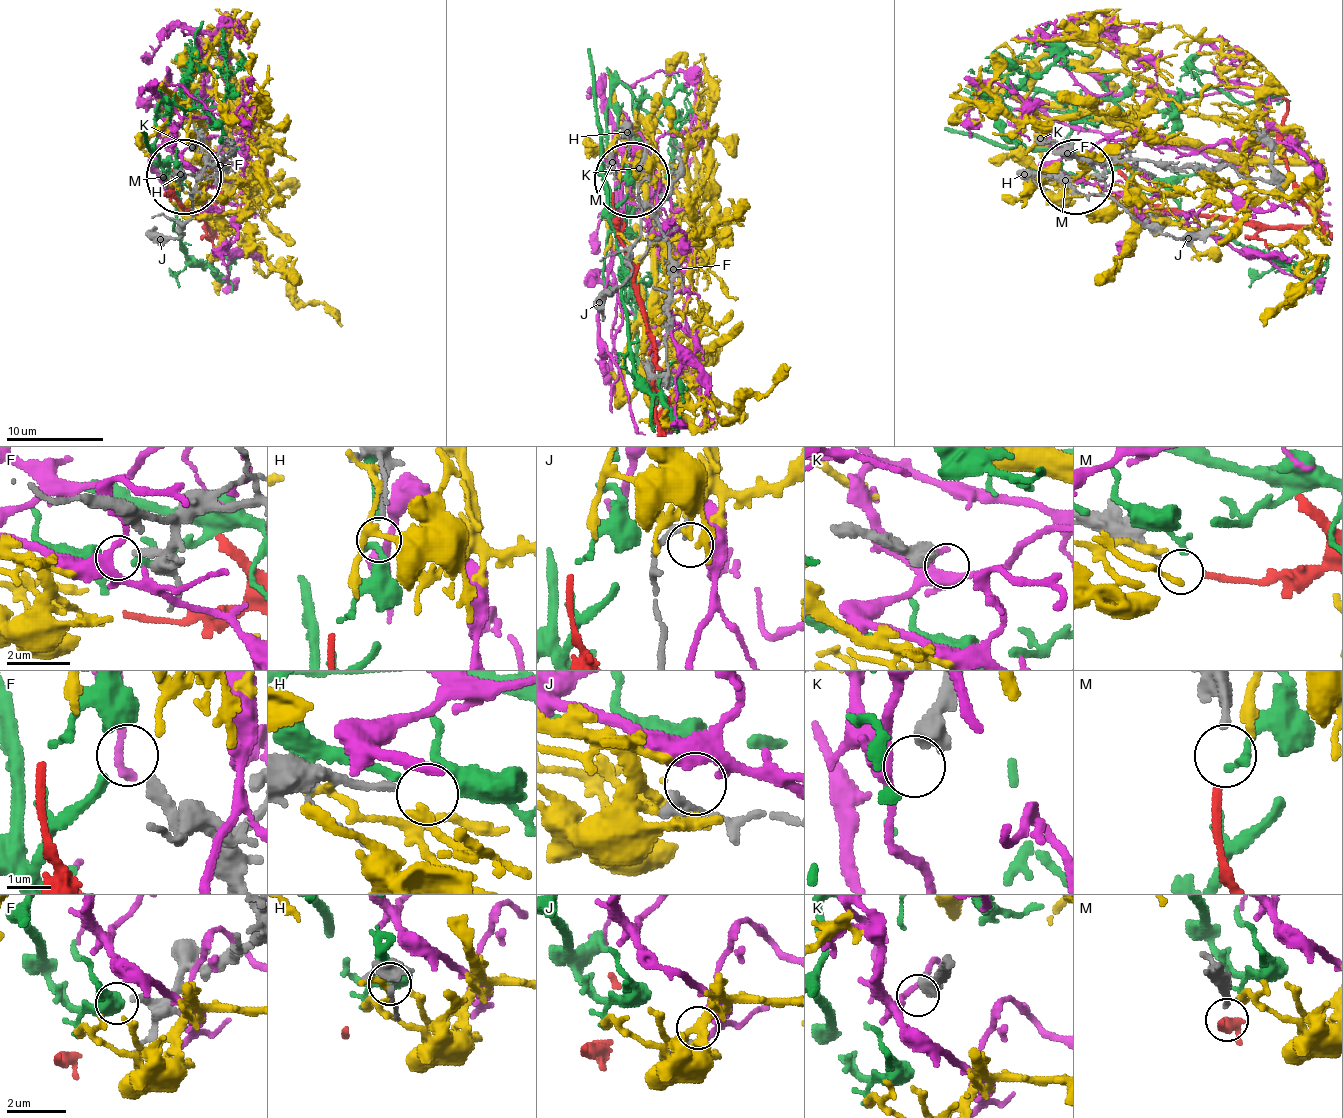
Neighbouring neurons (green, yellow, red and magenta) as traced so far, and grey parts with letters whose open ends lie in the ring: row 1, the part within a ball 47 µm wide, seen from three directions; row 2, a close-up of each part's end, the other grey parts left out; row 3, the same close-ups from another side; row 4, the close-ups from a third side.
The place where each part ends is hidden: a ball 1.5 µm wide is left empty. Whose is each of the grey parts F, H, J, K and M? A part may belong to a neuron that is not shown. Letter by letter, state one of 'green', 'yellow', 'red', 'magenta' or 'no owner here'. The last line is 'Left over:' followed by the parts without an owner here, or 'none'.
F: green
H: no owner here
J: magenta
K: no owner here
M: red
Left over: H, K

